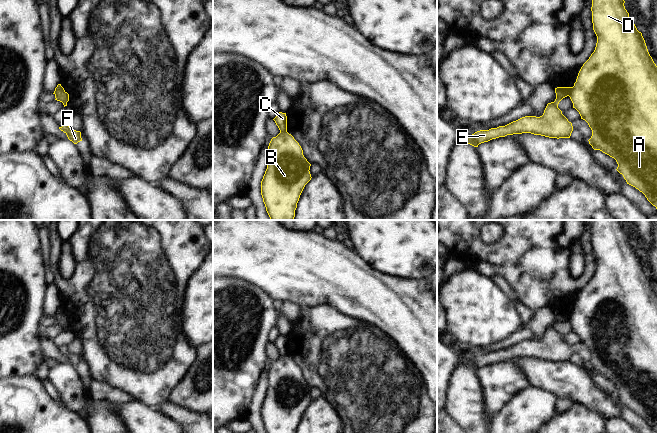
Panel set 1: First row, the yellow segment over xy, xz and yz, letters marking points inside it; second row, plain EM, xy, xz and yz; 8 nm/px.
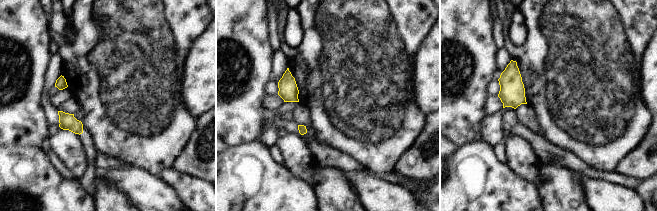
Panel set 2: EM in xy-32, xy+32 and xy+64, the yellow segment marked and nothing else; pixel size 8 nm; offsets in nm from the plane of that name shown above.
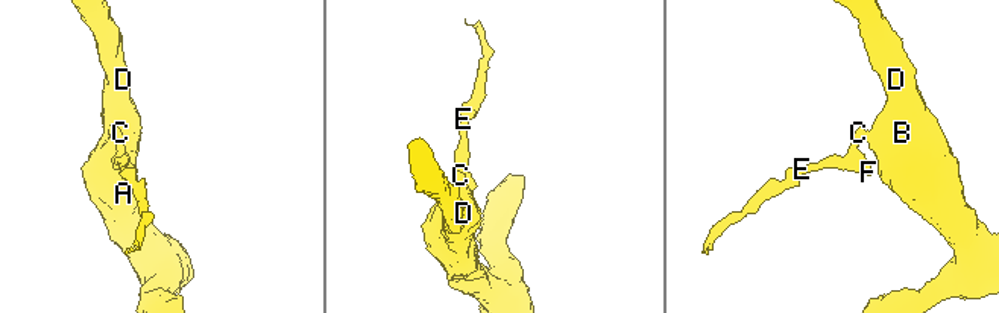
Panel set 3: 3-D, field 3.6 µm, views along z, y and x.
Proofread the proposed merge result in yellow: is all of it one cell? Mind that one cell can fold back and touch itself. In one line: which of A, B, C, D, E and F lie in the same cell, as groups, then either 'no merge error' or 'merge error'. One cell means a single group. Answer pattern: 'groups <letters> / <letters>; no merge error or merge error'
groups A B D / C E F; merge error

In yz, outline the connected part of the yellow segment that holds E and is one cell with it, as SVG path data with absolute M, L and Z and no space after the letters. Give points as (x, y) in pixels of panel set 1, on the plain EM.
M572 311L555 312L556 323L548 327L540 341L525 340L505 350L480 354L472 359L463 360L464 366L478 371L479 368L507 359L531 357L549 362L570 362L573 355L572 347L558 332L559 326L570 319Z

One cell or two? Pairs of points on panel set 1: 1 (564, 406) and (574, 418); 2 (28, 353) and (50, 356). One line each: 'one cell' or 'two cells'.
1: two cells
2: two cells

